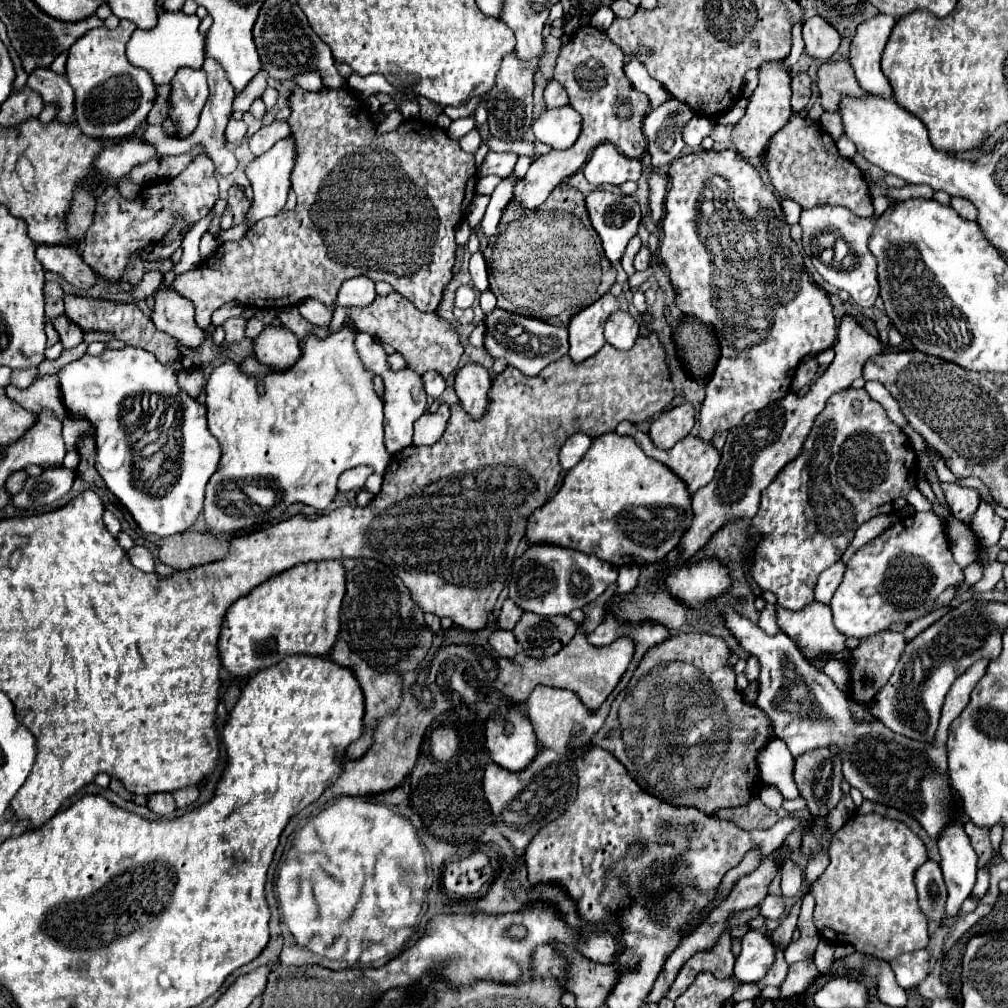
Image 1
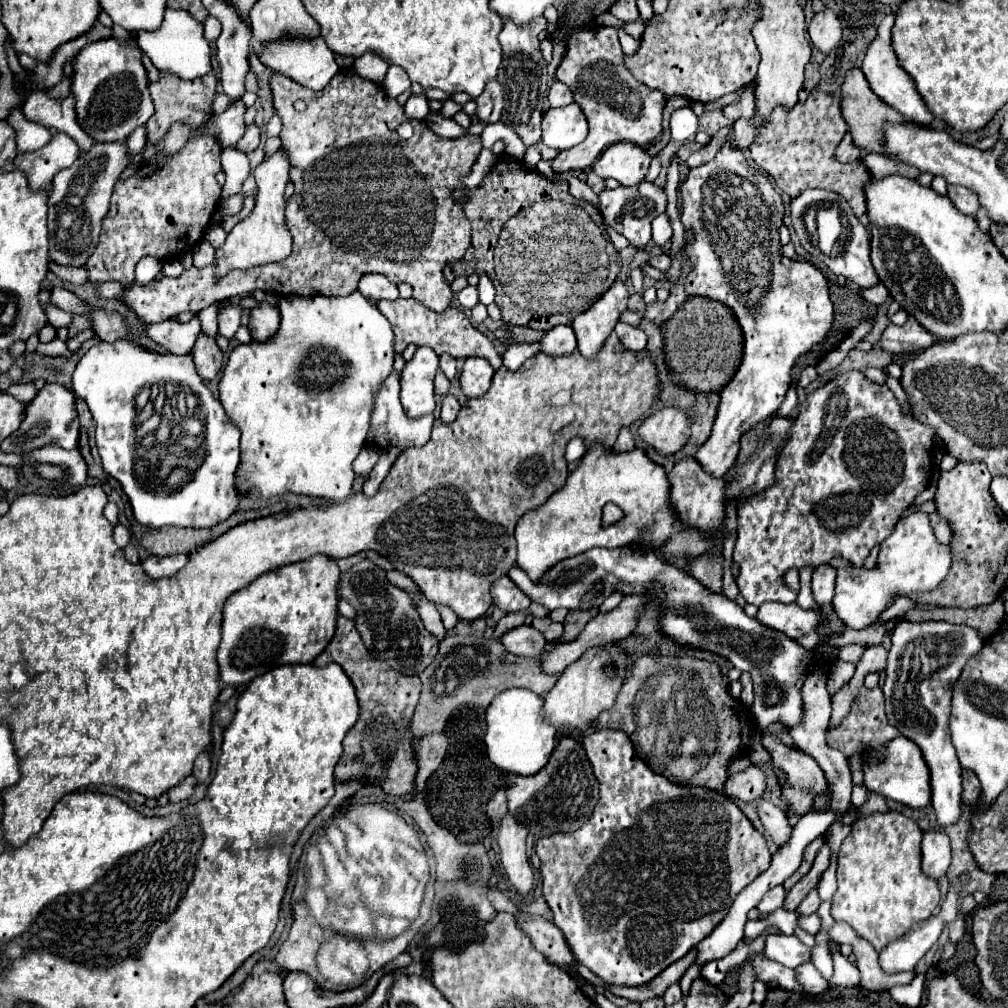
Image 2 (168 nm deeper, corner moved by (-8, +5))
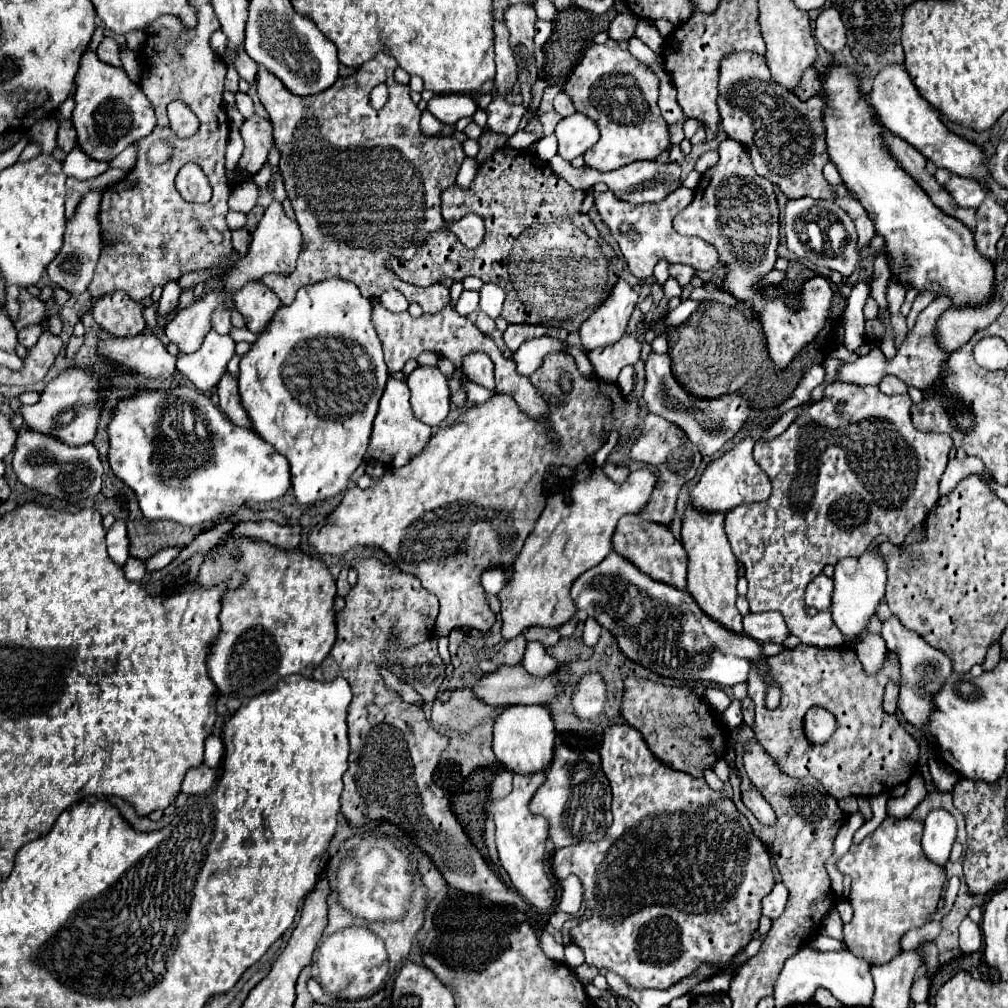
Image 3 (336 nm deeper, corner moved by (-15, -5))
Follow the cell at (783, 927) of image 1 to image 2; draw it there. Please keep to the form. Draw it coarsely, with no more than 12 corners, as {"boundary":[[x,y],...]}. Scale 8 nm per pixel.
{"boundary":[[814,886],[796,908],[796,914],[814,914],[820,906]]}

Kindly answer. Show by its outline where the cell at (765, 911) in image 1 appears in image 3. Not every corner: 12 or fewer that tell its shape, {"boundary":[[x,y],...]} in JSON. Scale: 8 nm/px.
{"boundary":[[777,882],[763,898],[763,916],[775,920],[787,904],[787,888]]}

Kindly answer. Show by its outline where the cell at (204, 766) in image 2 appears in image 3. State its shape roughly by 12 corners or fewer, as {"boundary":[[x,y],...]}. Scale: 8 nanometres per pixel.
{"boundary":[[219,736],[205,742],[205,764],[217,768],[223,756]]}

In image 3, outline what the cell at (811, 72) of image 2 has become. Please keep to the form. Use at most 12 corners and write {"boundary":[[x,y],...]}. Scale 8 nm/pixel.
{"boundary":[[815,66],[807,68],[793,94],[809,100],[819,94],[821,82],[817,82]]}

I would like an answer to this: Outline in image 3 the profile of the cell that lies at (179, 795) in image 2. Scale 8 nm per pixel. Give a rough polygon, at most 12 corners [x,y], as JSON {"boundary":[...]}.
{"boundary":[[207,764],[187,770],[181,784],[185,794],[207,792],[215,782],[215,770]]}

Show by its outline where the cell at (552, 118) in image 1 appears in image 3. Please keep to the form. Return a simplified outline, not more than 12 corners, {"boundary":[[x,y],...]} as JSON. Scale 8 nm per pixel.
{"boundary":[[575,112],[557,124],[557,154],[573,160],[595,146],[599,128]]}

